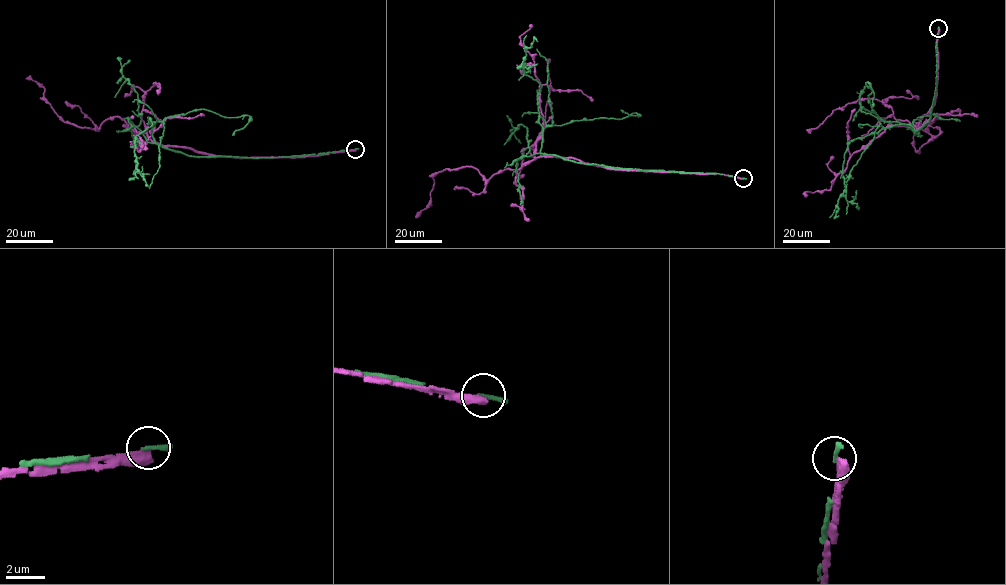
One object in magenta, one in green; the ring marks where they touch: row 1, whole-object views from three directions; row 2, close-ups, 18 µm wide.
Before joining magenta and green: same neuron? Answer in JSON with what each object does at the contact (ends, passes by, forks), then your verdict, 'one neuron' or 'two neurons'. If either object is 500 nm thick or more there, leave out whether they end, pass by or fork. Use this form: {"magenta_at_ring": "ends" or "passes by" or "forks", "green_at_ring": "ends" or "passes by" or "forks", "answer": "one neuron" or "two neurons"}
{"magenta_at_ring": "ends", "green_at_ring": "ends", "answer": "two neurons"}

